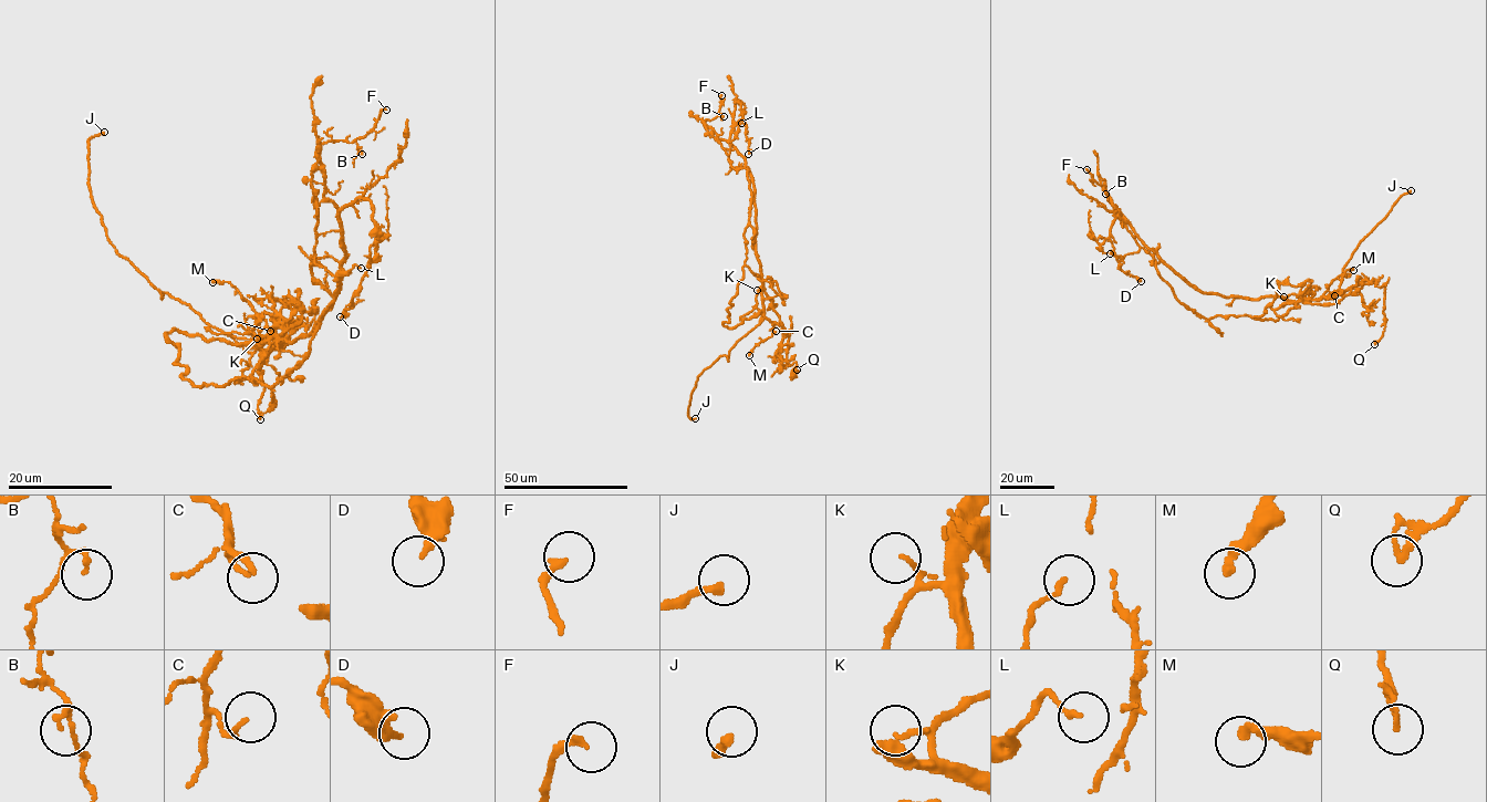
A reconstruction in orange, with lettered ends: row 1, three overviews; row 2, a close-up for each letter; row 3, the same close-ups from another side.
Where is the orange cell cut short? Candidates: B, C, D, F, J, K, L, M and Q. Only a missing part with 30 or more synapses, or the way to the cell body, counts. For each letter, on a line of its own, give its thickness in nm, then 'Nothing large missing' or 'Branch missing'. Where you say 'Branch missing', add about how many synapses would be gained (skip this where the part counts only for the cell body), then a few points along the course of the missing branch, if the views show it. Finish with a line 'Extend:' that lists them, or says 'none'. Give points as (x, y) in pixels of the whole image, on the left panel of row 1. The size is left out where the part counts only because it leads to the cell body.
B: Thickness 100 nm. Nothing large missing
C: Thickness 140 nm. Nothing large missing
D: Thickness 240 nm. Nothing large missing
F: Thickness 200 nm. Nothing large missing
J: Thickness 220 nm. Branch missing. Course of what is missing: (104, 132), (112, 132), (120, 147), (90, 154), (69, 174), (64, 193), (78, 201)
K: Thickness 90 nm. Nothing large missing
L: Thickness 150 nm. Nothing large missing
M: Thickness 280 nm. Nothing large missing
Q: Thickness 170 nm. Nothing large missing
Extend: J

